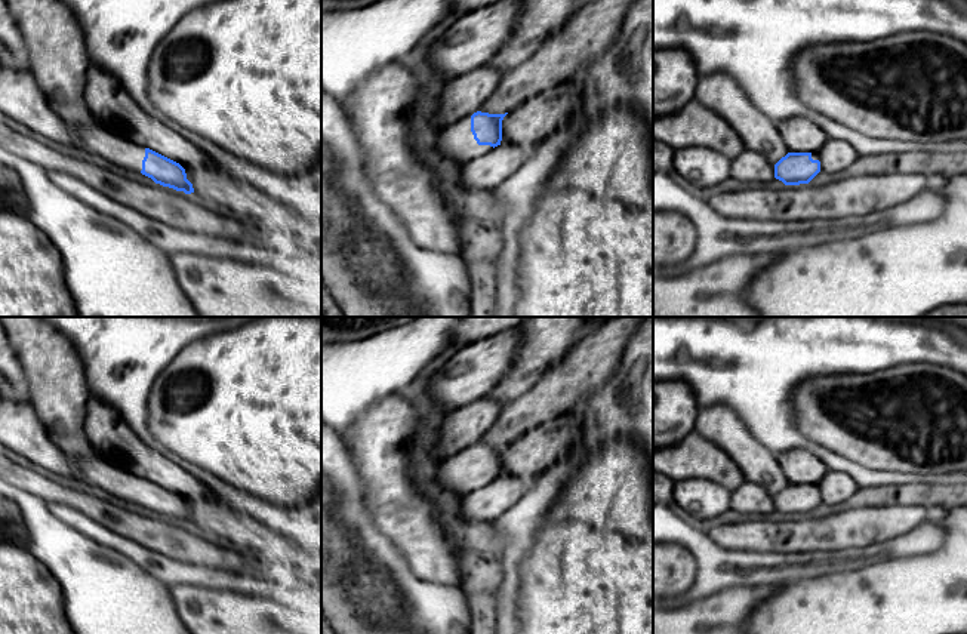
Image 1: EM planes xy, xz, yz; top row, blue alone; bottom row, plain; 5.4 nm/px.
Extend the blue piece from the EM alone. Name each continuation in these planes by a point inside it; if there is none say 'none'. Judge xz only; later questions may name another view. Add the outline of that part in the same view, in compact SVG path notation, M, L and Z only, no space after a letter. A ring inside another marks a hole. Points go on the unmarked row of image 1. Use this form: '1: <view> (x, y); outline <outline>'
1: xz (456, 473); outline M471 447L452 455L437 465L426 481L446 492L469 493L493 478L478 477L471 464Z

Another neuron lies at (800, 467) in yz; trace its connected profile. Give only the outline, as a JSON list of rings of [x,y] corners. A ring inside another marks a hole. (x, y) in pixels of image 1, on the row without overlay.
[[[791,449],[777,455],[777,462],[789,484],[819,484],[825,464],[807,449]]]

